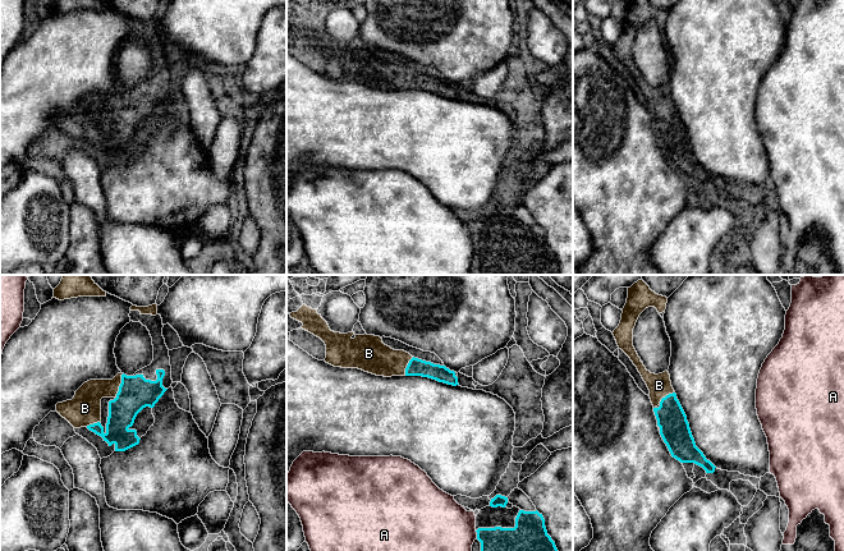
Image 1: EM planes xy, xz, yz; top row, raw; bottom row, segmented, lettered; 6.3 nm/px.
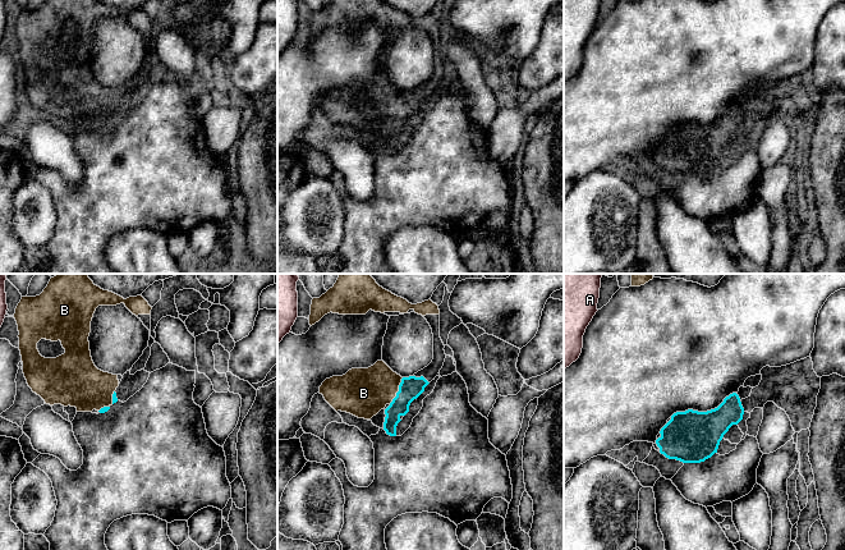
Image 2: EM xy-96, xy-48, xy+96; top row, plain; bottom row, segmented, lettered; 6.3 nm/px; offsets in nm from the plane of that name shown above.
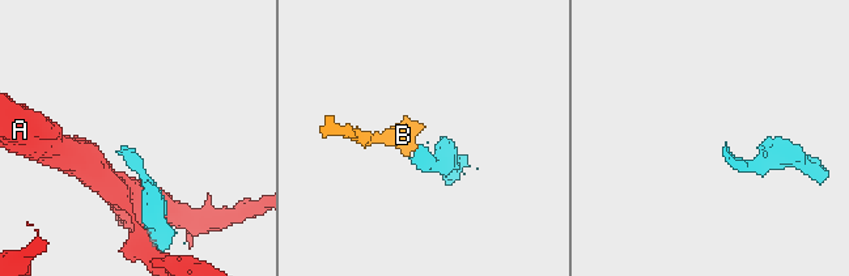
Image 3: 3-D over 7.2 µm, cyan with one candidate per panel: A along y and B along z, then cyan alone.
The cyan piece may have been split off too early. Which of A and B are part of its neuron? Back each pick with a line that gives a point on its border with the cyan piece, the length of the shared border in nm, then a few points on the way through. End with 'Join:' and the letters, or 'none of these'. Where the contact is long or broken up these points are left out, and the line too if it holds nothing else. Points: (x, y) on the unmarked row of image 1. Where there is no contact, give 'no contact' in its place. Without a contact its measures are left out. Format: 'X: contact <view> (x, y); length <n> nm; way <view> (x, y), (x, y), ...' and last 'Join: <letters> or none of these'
B: contact xy (119, 100); length 170 nm; way xy (136, 106), (119, 100), (102, 102), (86, 119)
Join: B

